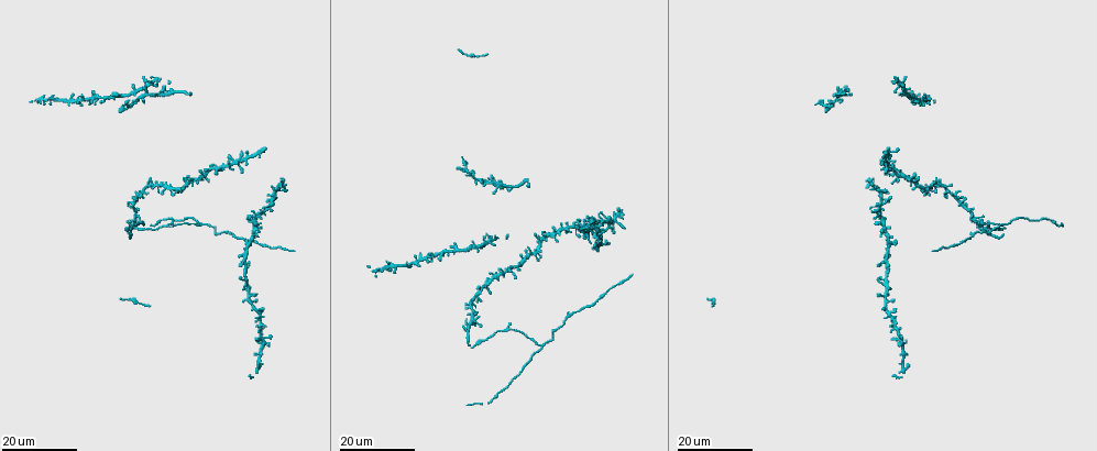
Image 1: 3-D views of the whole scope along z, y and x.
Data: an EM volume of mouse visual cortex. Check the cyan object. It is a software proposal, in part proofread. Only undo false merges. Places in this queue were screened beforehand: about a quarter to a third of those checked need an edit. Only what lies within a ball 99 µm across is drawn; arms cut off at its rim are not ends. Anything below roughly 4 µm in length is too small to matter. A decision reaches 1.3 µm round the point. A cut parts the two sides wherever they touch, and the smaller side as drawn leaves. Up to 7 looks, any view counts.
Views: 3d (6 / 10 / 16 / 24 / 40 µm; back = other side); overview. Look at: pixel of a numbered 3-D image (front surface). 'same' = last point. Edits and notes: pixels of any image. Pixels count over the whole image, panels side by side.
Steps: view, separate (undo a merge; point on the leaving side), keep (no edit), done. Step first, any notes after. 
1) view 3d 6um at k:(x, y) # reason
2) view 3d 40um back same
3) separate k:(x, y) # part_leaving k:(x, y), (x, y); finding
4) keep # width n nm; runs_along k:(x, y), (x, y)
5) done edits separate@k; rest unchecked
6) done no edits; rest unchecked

view 3d 16um at 1:(977, 223) # looks like a crossing

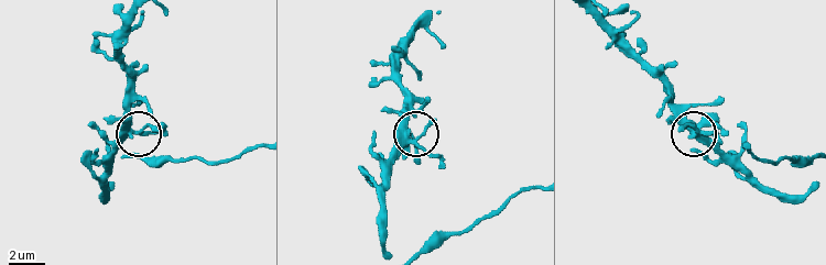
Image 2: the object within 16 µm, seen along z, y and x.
view 3d 6um at 2:(129, 130)

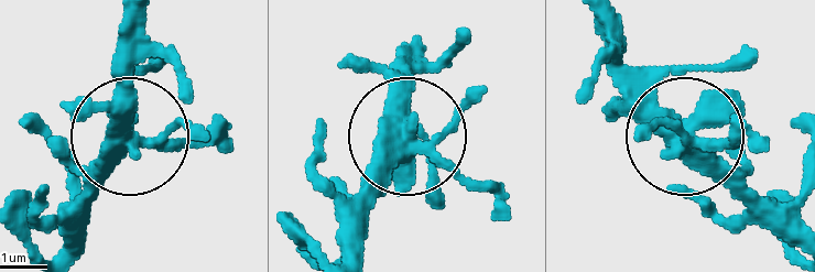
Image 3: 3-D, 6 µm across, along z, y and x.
keep # runs_along 3:(405, 44), (410, 136), (508, 206); one cell here

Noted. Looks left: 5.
view 3d 24um at 1:(540, 346) # branch point

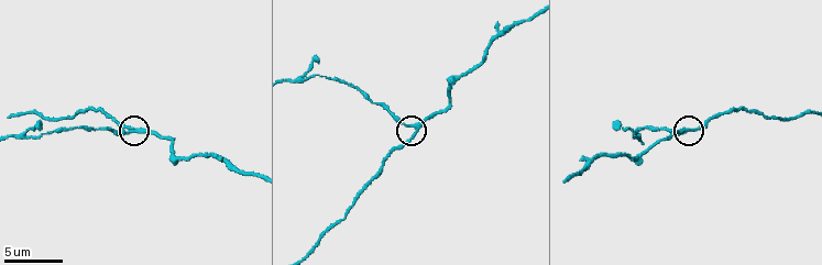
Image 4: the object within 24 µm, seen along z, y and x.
view 3d 10um at 4:(413, 132)

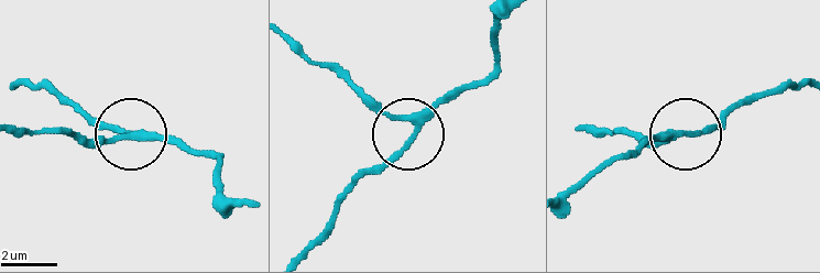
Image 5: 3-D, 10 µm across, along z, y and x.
keep # arms 3; continuous, no second cell

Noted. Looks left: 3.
view 3d 6um at 4:(596, 155) # three arms meet

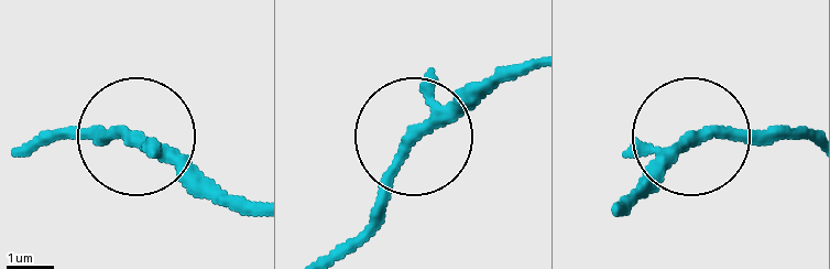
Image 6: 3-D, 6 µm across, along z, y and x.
keep # arms 3; all the same cell

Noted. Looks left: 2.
done no edits; rest unchecked

